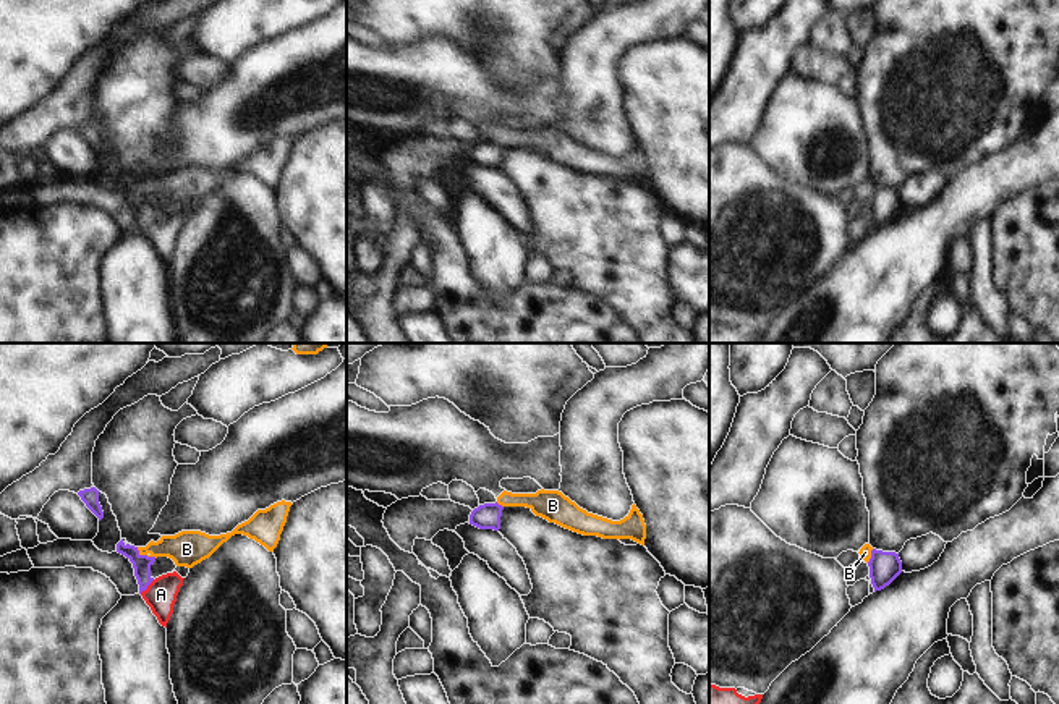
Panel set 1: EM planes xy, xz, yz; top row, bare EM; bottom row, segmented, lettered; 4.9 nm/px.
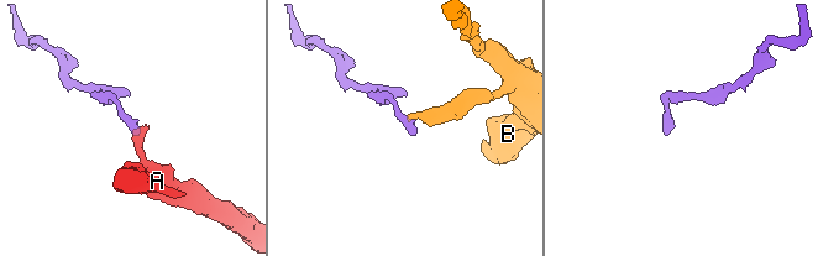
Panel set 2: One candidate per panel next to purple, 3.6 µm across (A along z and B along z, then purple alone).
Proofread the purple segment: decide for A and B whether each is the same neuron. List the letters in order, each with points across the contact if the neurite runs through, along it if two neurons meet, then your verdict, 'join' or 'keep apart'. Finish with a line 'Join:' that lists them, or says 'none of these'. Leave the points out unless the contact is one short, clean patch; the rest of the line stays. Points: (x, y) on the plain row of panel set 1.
A: runs through xy (141, 201), (146, 225), (161, 232); join
B: border along xy (136, 185), (141, 191), (156, 195); keep apart
Join: A

